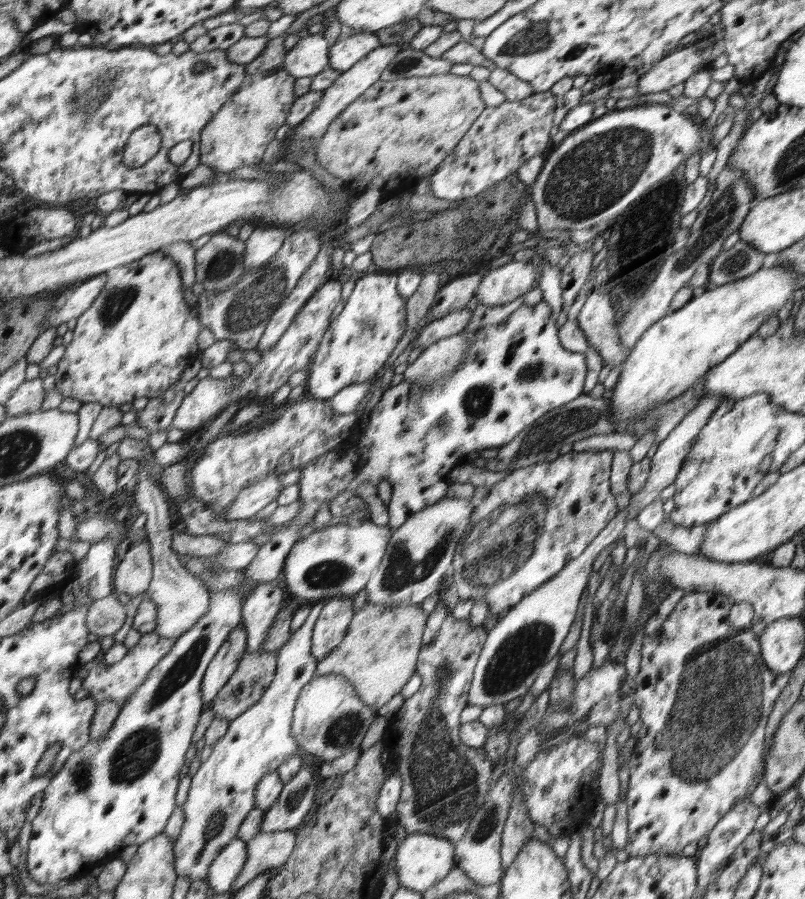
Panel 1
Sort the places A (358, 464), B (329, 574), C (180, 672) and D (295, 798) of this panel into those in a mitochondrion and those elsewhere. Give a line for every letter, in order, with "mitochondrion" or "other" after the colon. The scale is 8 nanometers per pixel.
A: other
B: mitochondrion
C: mitochondrion
D: mitochondrion

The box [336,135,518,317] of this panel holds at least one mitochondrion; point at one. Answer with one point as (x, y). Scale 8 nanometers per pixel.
(470, 232)

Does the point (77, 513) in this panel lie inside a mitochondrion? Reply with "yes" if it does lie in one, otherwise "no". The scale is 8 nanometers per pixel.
no

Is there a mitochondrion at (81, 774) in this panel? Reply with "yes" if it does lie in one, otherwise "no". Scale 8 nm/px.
yes

